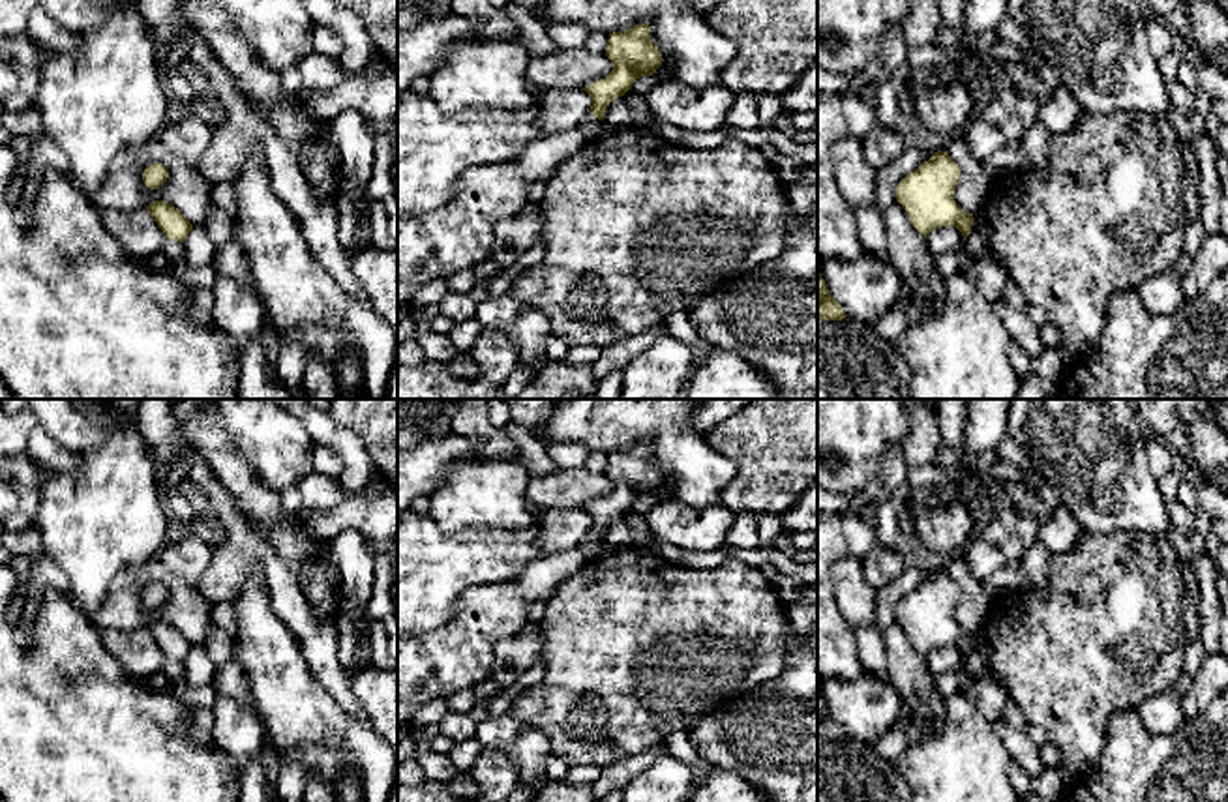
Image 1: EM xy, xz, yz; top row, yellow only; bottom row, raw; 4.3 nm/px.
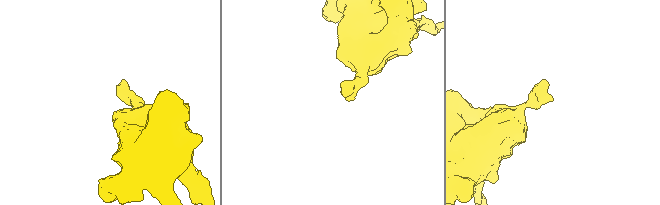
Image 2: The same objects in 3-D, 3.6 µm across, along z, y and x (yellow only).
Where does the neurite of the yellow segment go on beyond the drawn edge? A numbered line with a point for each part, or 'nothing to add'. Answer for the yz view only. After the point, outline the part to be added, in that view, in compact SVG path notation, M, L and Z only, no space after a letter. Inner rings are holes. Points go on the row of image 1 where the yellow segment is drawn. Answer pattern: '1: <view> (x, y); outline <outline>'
nothing to add

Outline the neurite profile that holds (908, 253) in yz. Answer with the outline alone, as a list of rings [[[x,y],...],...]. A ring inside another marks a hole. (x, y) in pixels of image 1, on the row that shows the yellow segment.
[[[898,200],[883,212],[883,227],[887,234],[887,262],[898,272],[907,289],[904,296],[913,313],[932,313],[934,257],[926,238],[913,227]]]

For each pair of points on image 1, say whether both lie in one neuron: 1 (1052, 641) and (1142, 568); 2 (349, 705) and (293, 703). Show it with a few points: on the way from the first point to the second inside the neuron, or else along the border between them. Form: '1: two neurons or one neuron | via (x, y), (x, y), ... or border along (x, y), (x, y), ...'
1: one neuron | via (1075, 636), (1120, 591)
2: two neurons | border along (312, 671), (349, 716), (366, 724)

